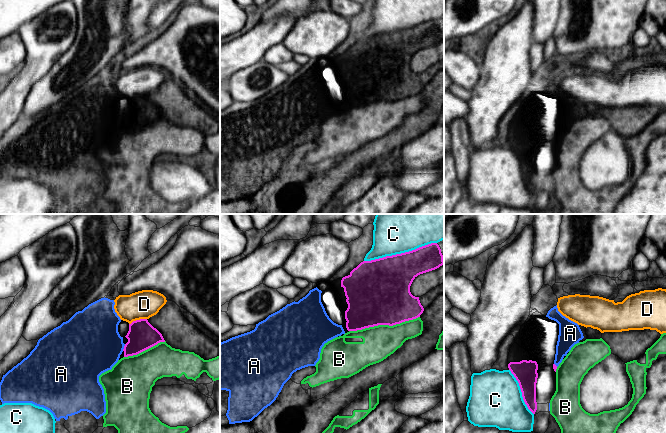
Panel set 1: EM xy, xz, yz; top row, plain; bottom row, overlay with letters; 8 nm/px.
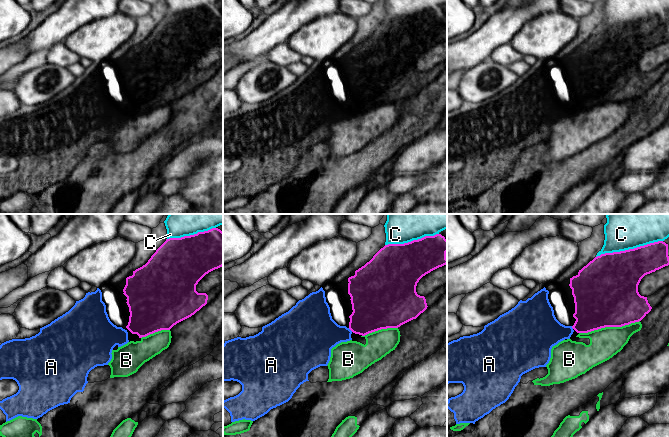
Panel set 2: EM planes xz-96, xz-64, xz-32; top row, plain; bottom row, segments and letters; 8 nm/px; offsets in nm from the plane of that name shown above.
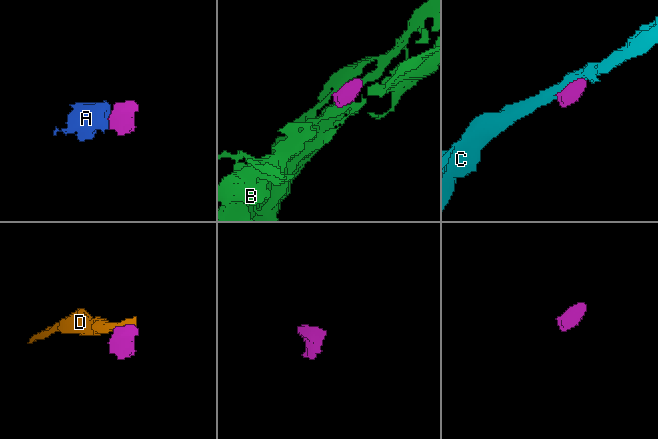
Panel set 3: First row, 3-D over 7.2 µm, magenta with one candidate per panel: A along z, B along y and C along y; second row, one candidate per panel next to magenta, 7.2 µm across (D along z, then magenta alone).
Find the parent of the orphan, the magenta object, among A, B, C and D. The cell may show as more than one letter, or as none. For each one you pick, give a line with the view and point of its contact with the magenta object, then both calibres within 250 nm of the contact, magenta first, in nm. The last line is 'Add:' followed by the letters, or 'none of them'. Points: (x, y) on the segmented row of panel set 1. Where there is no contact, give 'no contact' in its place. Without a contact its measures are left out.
A: contact xy (124, 347); calibres 220 and 460 nm
Add: A

